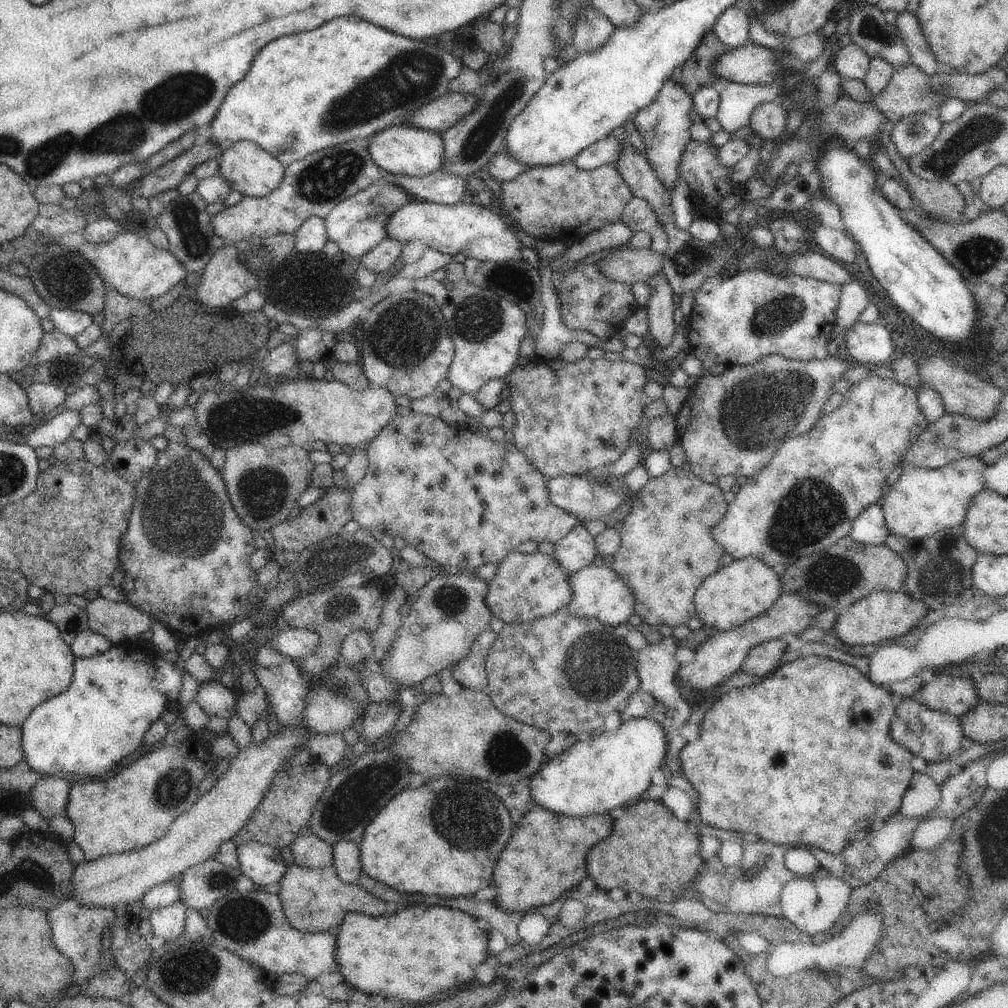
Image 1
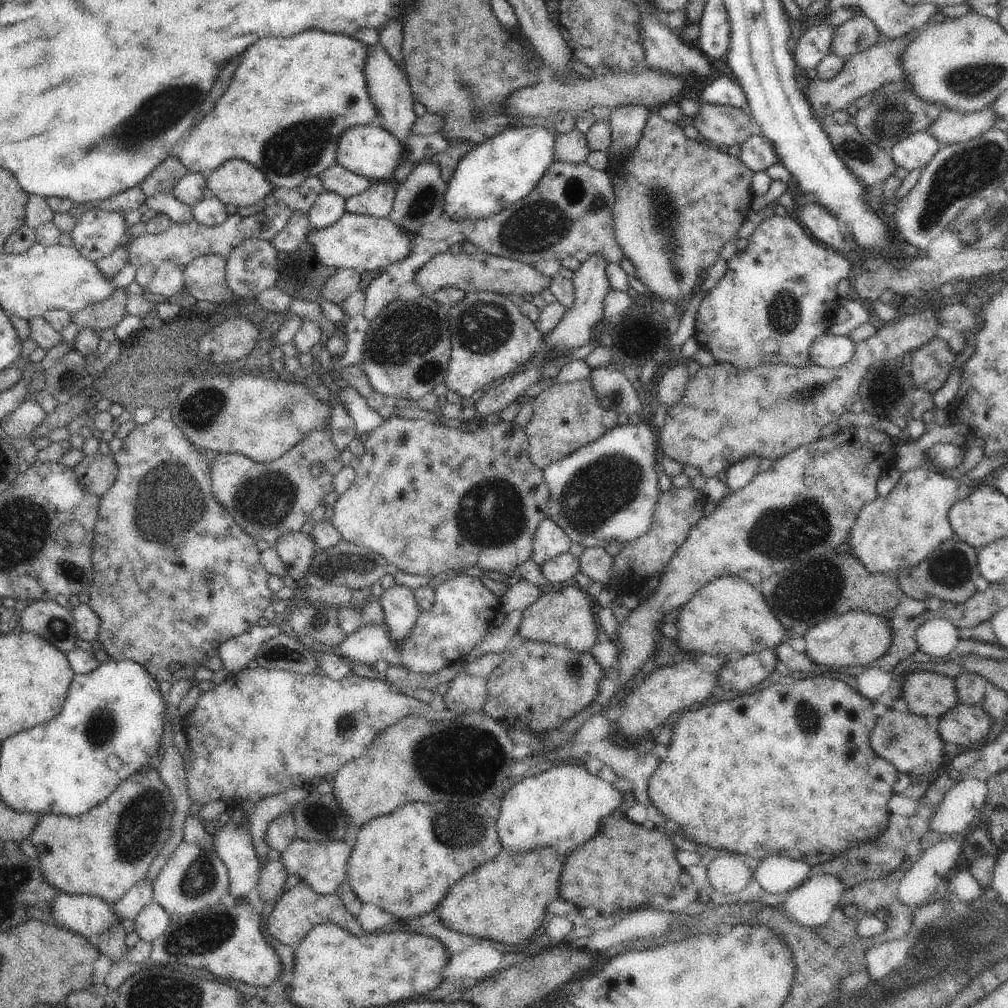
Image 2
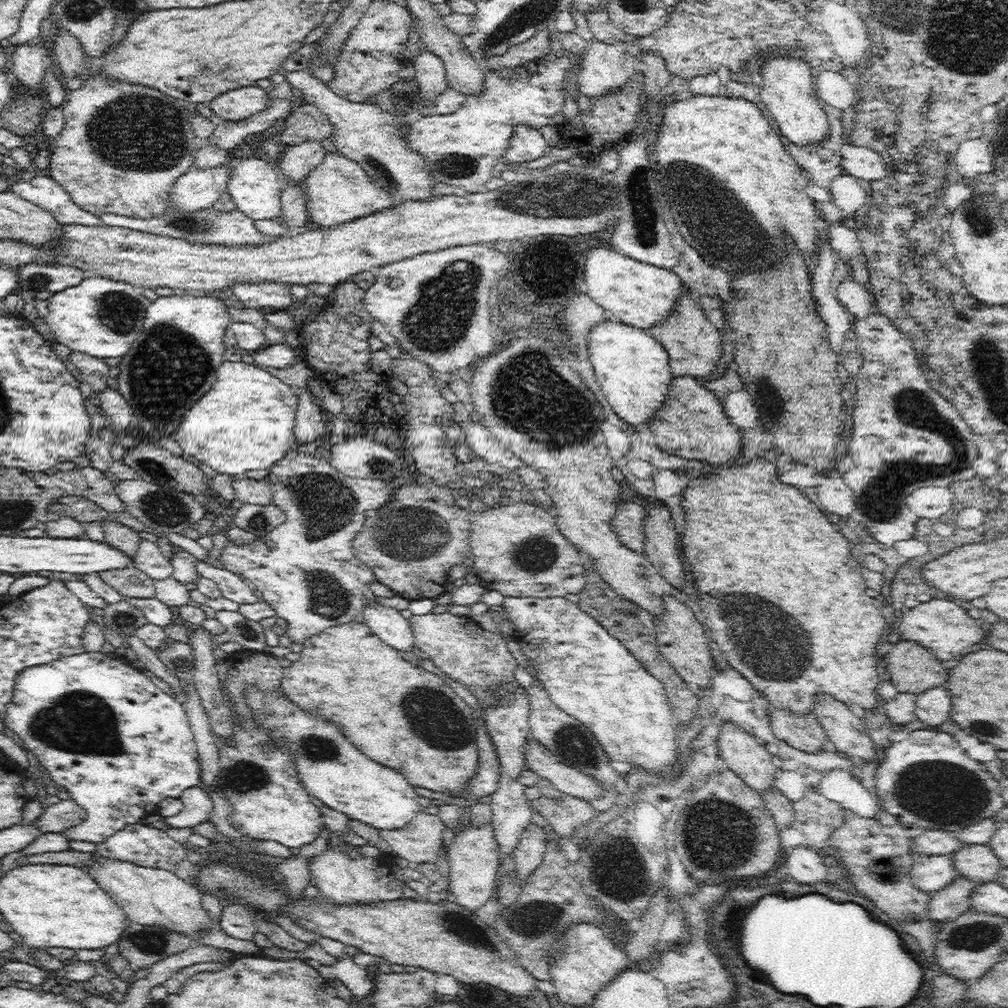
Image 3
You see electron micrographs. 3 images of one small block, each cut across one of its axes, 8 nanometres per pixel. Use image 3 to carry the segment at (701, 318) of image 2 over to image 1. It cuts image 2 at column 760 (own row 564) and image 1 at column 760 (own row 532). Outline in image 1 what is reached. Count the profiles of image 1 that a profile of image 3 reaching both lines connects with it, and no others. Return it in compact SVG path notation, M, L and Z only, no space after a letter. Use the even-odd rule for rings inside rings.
M745 270L738 272L736 276L722 278L720 276L712 276L704 280L704 284L697 290L696 300L692 306L692 312L686 319L689 353L694 355L701 362L701 370L708 374L711 367L722 364L727 366L756 364L758 360L766 358L772 354L780 354L786 356L788 360L800 360L800 362L808 362L808 360L826 360L830 354L828 353L828 344L833 337L836 336L837 327L835 325L836 312L839 308L841 300L842 286L824 280L815 280L814 278L802 277L795 274L774 274L770 270Z

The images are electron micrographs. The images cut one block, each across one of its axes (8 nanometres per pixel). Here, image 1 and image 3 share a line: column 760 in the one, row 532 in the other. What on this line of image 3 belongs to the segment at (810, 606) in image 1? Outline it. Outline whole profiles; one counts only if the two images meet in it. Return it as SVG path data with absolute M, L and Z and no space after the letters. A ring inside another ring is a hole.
M624 501L617 506L611 525L618 539L632 551L642 553L646 544L643 522L646 509L643 505Z

